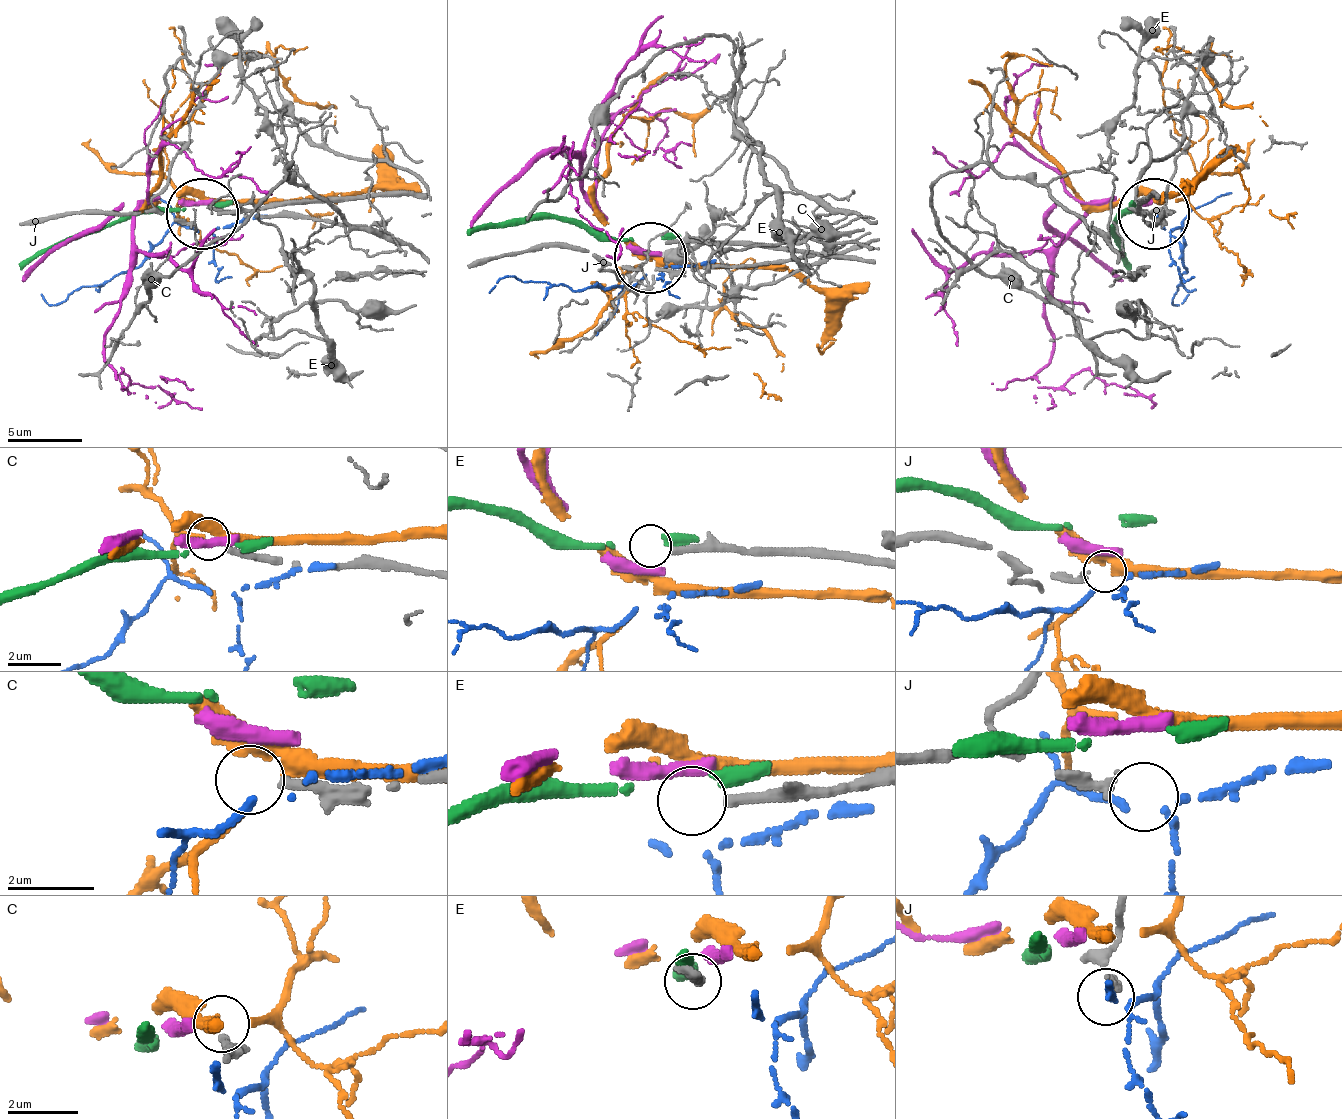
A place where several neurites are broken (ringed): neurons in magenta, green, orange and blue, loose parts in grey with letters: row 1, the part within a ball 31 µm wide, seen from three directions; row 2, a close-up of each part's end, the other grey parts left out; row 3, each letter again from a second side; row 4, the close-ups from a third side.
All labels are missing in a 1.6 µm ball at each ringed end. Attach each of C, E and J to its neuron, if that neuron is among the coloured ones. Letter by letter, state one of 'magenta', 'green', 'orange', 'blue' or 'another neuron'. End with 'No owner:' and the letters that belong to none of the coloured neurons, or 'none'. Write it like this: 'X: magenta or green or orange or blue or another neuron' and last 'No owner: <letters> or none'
C: another neuron
E: another neuron
J: blue
No owner: C, E

